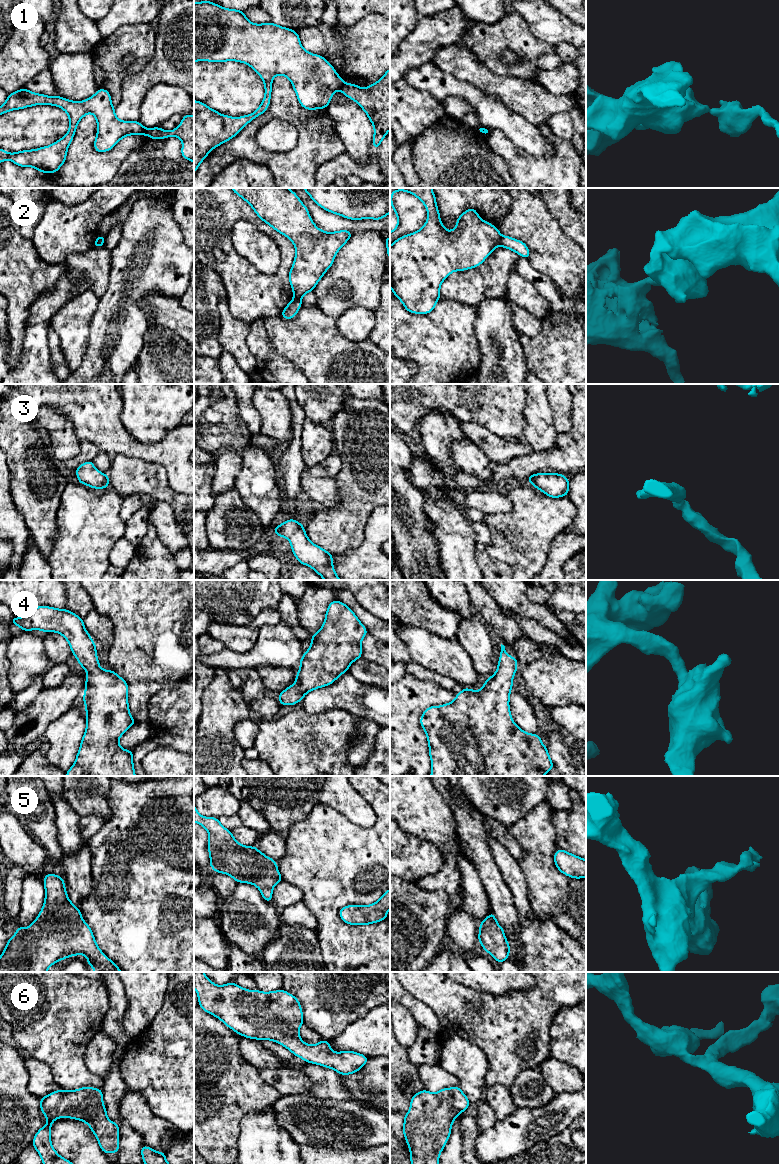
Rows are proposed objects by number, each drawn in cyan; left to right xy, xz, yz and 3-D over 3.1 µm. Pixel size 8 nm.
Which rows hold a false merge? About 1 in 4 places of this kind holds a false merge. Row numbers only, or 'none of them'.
1, 2

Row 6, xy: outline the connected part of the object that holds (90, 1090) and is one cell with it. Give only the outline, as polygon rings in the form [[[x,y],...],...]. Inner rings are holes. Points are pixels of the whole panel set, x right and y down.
[[[82,1087],[77,1090],[57,1090],[40,1098],[40,1109],[47,1124],[35,1134],[32,1146],[43,1164],[73,1164],[61,1157],[51,1143],[51,1126],[57,1118],[72,1118],[85,1122],[92,1130],[100,1148],[107,1154],[119,1151],[119,1124],[107,1117],[102,1089]]]

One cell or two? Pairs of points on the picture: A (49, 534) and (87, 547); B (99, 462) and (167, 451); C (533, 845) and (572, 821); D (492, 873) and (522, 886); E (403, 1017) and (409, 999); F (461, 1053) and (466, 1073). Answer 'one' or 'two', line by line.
A: two
B: two
C: two
D: two
E: two
F: one

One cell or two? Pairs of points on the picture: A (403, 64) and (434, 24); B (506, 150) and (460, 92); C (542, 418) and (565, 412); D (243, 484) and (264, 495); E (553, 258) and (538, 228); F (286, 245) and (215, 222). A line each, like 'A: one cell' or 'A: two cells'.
A: one cell
B: two cells
C: two cells
D: one cell
E: one cell
F: one cell

